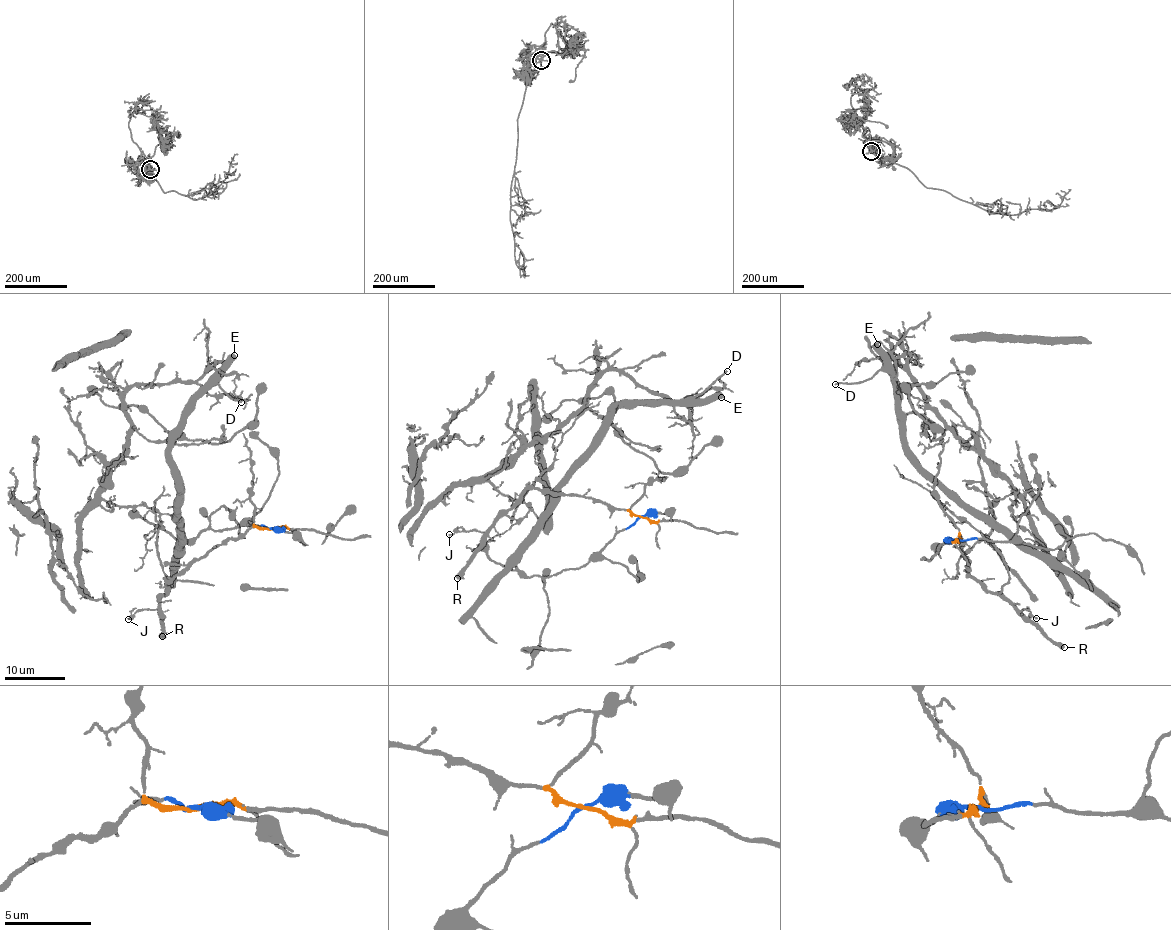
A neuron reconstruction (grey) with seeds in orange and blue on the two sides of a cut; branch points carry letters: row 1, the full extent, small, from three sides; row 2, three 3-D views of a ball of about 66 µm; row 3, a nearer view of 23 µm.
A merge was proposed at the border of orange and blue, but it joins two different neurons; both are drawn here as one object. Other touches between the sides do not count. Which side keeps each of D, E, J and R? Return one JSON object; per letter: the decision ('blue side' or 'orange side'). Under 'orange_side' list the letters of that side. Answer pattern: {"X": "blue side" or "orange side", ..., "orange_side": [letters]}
{"D": "blue side", "E": "blue side", "J": "orange side", "R": "orange side", "orange_side": ["J", "R"]}

